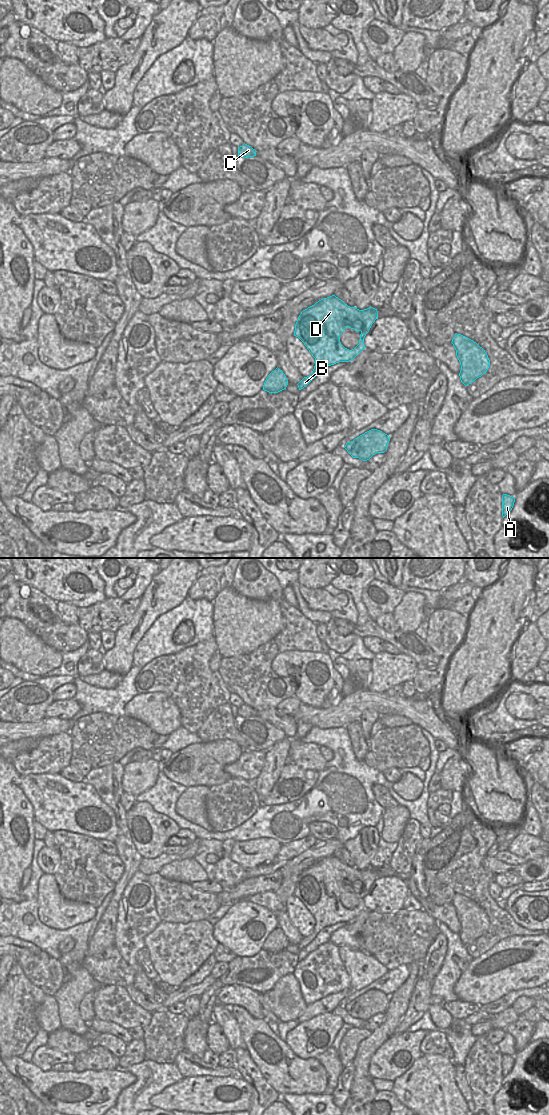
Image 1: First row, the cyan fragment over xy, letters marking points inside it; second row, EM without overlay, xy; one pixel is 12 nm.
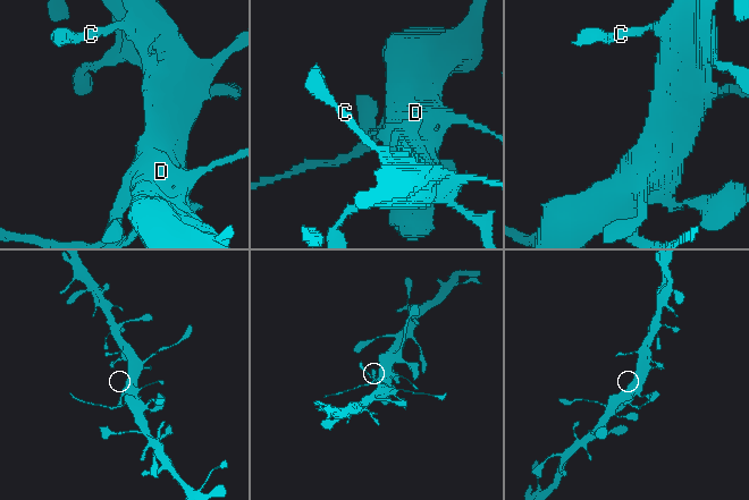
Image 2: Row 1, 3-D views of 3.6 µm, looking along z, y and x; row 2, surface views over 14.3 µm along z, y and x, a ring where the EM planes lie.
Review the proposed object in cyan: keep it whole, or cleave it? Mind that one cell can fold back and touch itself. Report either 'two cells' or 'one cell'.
two cells

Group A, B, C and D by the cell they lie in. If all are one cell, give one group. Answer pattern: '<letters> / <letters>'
A C D / B

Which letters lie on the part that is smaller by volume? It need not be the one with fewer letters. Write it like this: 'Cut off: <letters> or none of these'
Cut off: B.

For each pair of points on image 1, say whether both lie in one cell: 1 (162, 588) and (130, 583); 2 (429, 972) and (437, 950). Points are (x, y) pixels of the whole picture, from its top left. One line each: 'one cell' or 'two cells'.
1: two cells
2: one cell

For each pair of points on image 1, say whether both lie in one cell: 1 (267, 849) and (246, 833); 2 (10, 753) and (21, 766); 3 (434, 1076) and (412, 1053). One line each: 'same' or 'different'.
1: different
2: different
3: different

